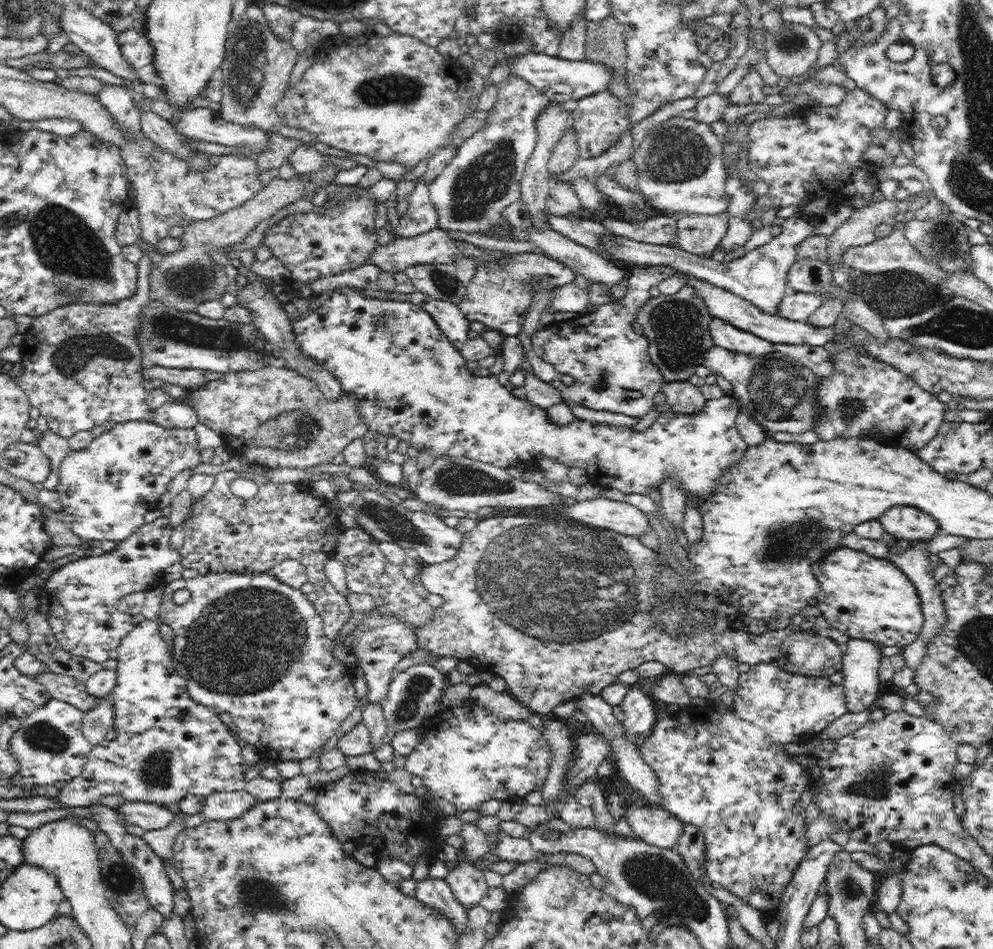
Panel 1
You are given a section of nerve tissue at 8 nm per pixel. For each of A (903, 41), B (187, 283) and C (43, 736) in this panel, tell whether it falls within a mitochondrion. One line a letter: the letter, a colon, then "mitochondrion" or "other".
A: other
B: mitochondrion
C: mitochondrion

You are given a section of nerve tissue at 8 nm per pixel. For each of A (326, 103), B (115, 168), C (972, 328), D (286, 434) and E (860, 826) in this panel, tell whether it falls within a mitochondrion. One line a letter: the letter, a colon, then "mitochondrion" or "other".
A: other
B: other
C: mitochondrion
D: mitochondrion
E: other

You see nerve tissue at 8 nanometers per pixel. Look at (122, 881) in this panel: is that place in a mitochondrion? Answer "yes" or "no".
yes

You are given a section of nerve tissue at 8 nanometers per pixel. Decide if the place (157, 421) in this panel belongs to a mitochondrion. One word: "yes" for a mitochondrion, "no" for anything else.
no

